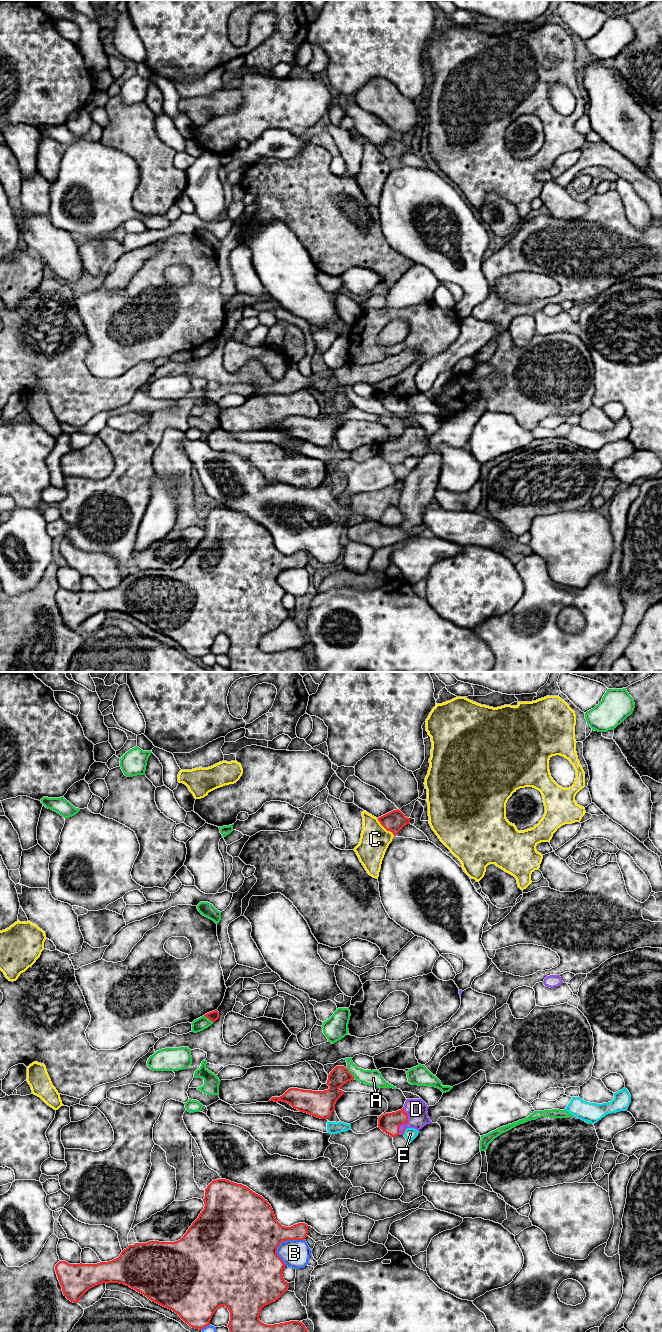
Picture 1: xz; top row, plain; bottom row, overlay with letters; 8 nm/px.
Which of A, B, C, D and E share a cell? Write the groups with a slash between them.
A / B / C / D / E

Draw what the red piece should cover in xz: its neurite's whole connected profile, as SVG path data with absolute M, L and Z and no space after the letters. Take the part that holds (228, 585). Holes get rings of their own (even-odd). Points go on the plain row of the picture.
M217 507L212 509L205 517L204 537L198 546L192 551L184 564L175 570L159 570L149 569L147 571L135 571L124 577L120 584L109 590L100 590L97 592L69 592L66 589L59 589L55 594L55 599L62 615L64 624L73 631L78 631L80 626L91 616L102 611L120 611L143 622L152 630L155 630L165 636L168 636L178 642L180 646L190 655L202 658L210 653L210 648L215 639L220 634L225 634L230 640L230 649L228 656L230 659L229 672L311 672L312 662L307 658L305 653L299 649L289 649L280 652L267 653L260 649L259 644L262 636L272 630L278 628L286 619L288 619L289 611L284 608L282 600L286 592L277 583L278 574L287 568L305 568L308 563L308 553L298 551L291 555L282 554L275 546L271 533L262 524L256 522L248 515L231 510L226 507Z

